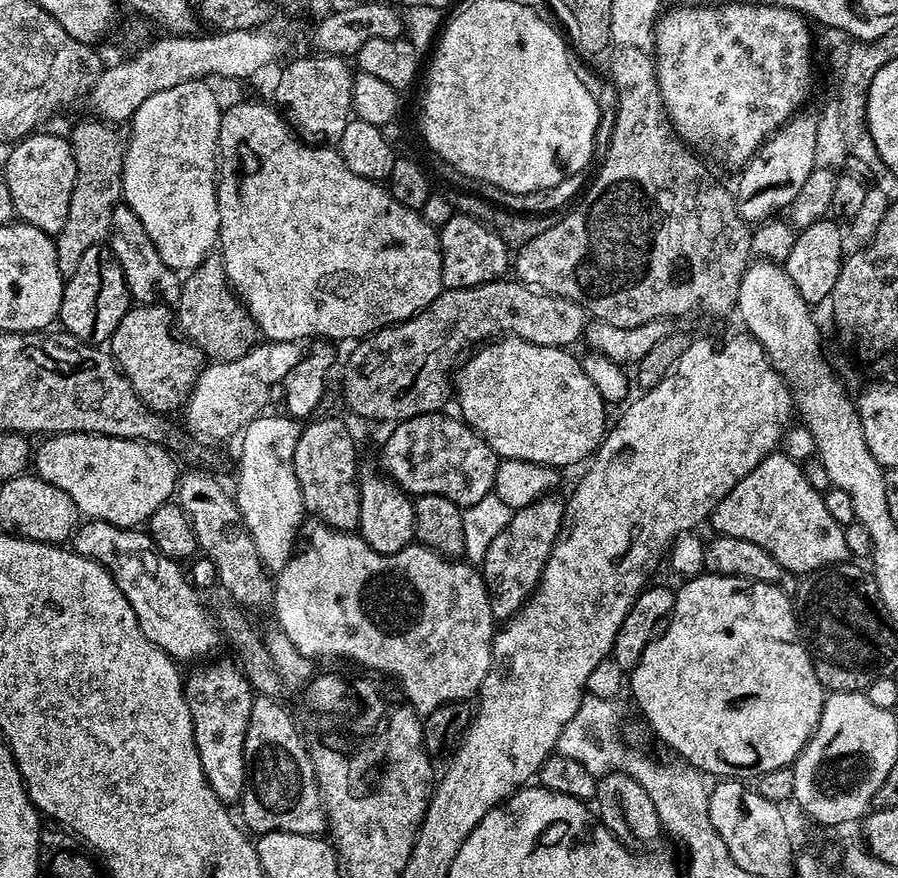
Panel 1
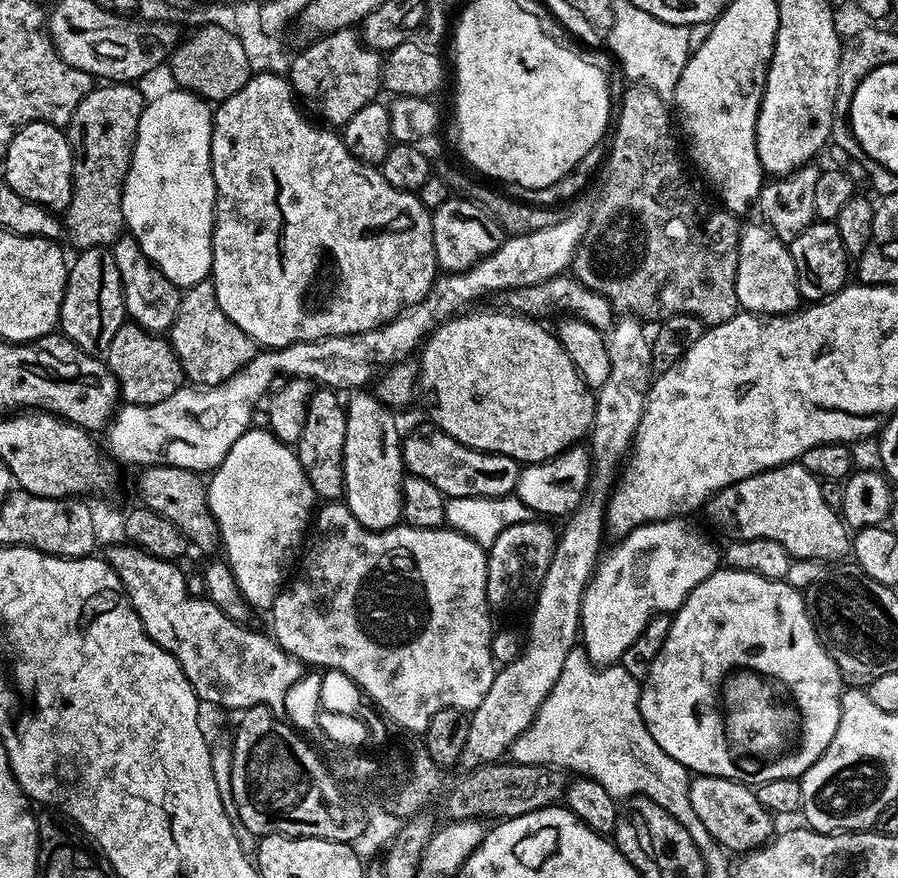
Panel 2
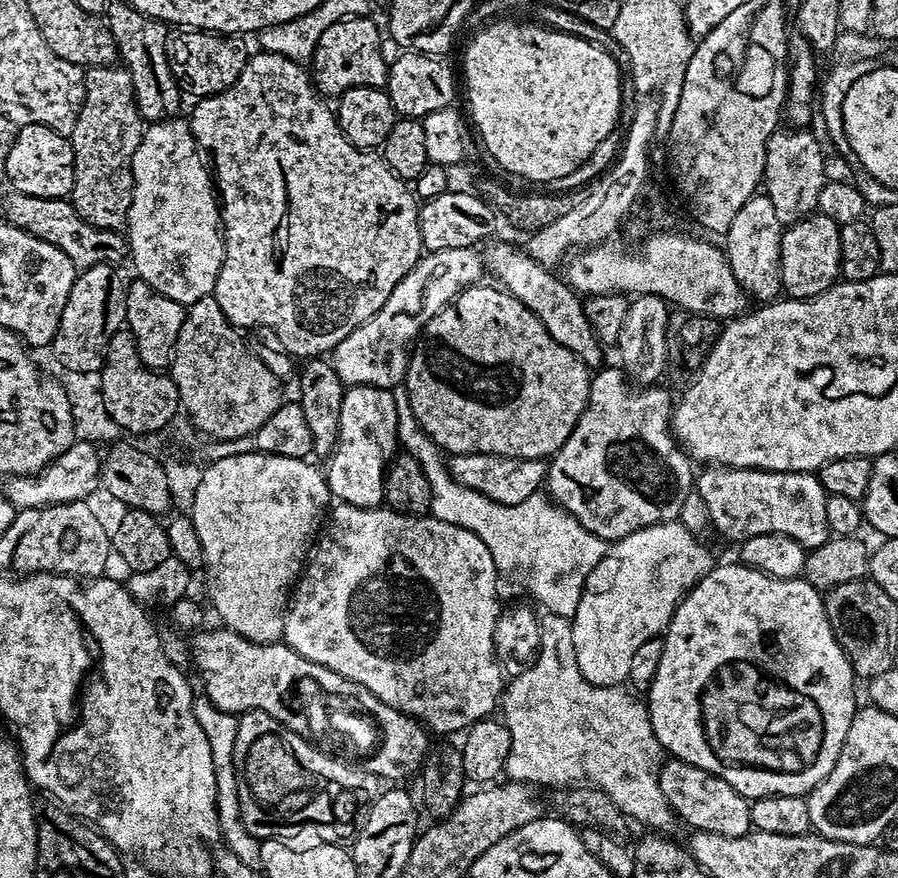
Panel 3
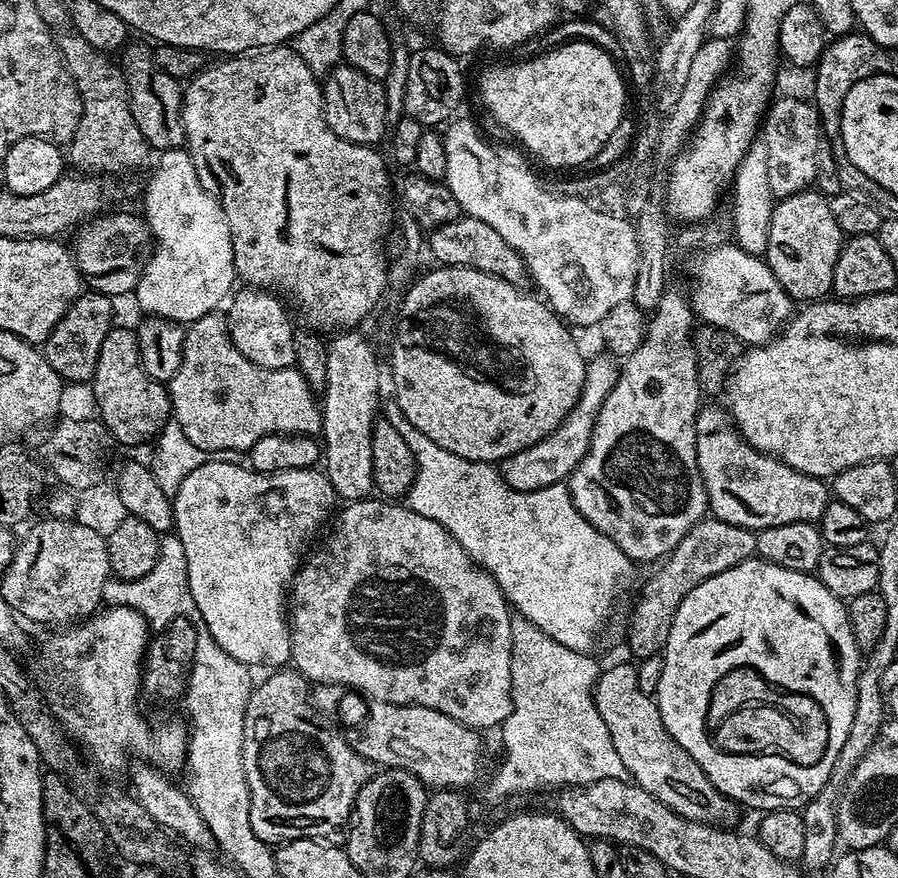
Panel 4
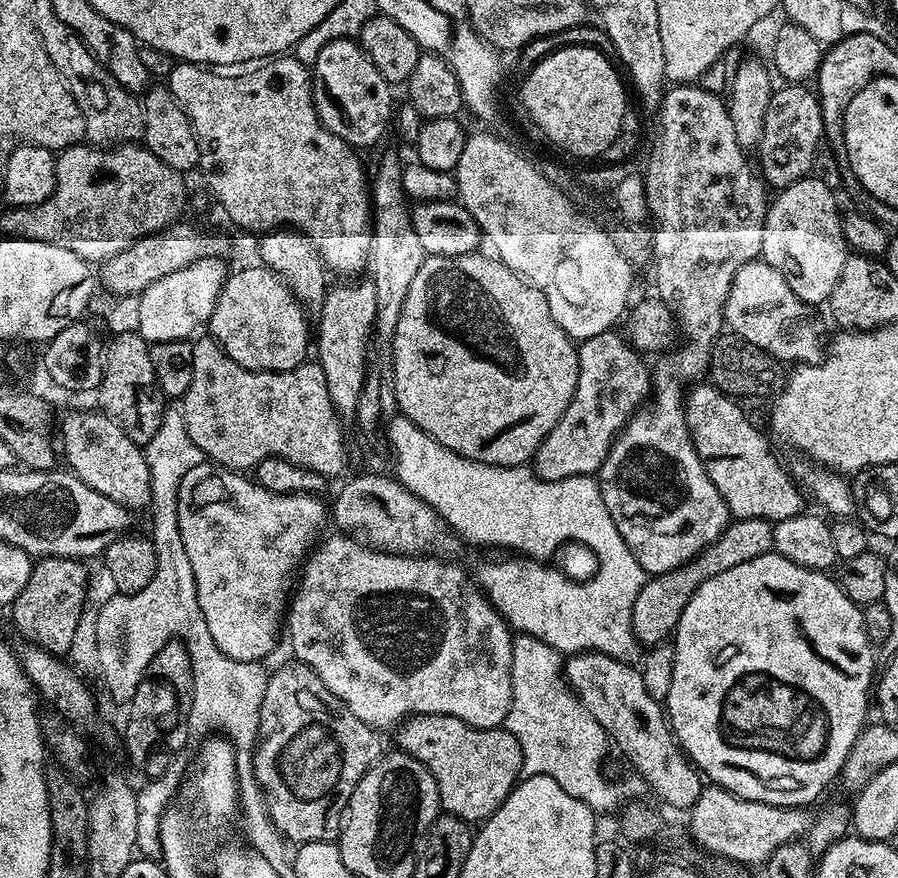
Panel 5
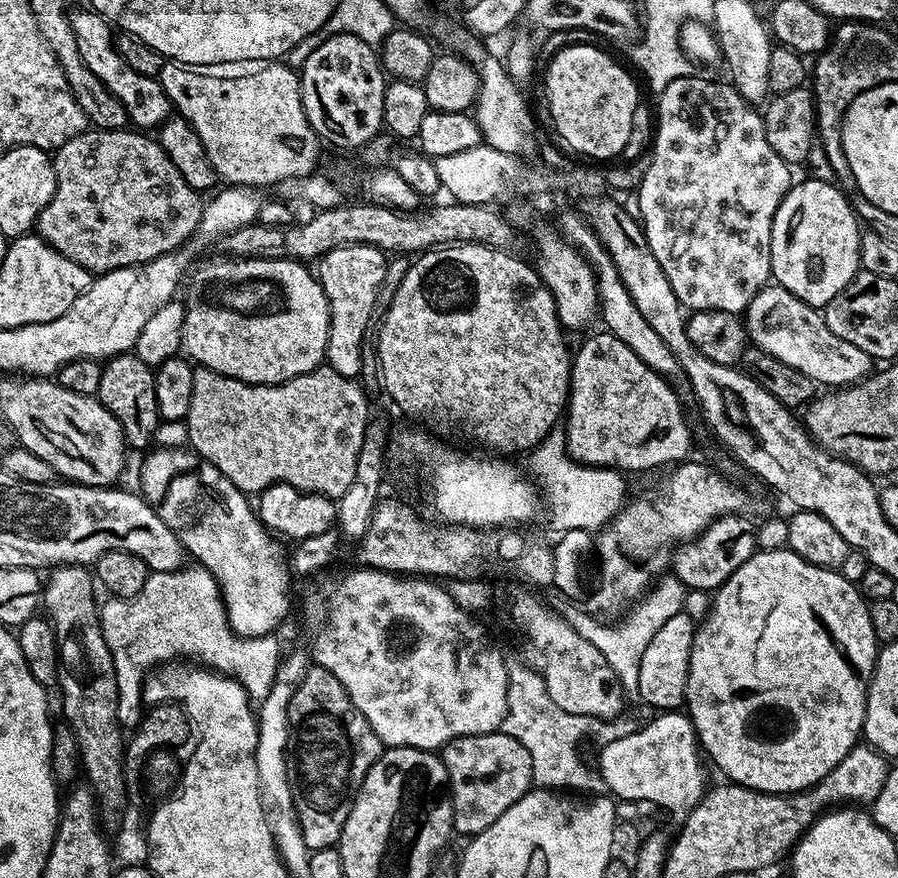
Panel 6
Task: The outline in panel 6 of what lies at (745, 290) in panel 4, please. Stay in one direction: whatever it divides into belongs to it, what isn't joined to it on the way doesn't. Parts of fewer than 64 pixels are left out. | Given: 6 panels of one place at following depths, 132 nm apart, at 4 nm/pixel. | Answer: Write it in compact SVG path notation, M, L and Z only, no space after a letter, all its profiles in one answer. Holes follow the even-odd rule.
M775 282L760 288L758 294L752 296L746 309L746 327L748 339L755 347L778 358L778 362L786 362L786 366L794 366L794 370L802 370L802 374L815 380L817 385L851 386L873 371L872 357L858 350L858 346L842 342L842 338L835 336L830 326L826 326L817 309Z

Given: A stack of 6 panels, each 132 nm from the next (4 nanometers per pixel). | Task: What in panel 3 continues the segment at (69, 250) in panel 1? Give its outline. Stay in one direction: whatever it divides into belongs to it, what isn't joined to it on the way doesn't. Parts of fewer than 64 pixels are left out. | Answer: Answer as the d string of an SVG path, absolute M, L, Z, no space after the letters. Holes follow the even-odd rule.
M111 64L89 67L84 73L84 101L70 137L74 150L74 186L70 199L77 214L90 222L90 226L120 232L127 225L132 201L132 159L145 127L145 121L141 120L136 105L128 69Z

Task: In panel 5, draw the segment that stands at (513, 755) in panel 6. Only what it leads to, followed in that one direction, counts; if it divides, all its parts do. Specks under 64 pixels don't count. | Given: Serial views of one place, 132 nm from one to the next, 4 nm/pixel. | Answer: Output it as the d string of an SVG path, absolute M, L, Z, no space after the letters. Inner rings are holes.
M409 716L404 727L406 734L397 736L395 747L425 764L430 774L434 774L440 806L447 815L469 822L487 821L502 806L502 802L521 779L524 771L522 746L518 746L518 738L514 738L507 727L475 728L453 716Z

